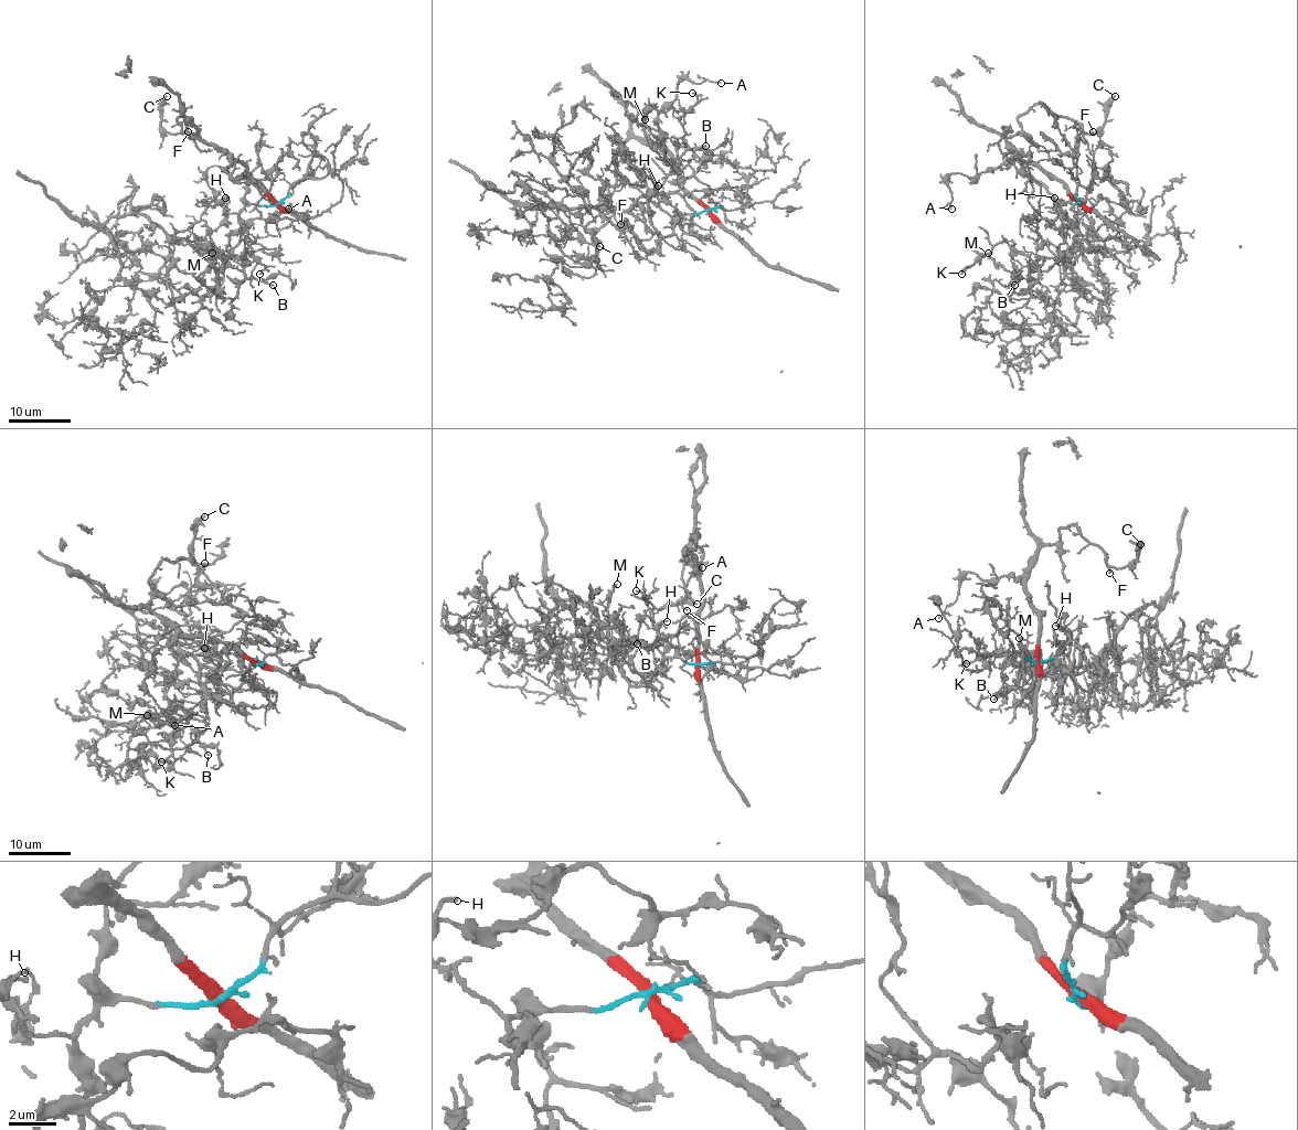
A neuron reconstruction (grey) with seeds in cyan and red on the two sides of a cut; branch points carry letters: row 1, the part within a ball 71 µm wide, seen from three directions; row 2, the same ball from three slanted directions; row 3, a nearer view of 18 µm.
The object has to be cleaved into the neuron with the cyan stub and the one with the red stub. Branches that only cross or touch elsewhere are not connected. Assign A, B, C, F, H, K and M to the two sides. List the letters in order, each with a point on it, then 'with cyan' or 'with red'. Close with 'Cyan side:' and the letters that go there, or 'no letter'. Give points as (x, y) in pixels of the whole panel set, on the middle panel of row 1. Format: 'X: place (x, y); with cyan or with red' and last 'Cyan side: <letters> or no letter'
A: place (721, 83); with red
B: place (705, 146); with cyan
C: place (599, 246); with red
F: place (620, 224); with red
H: place (658, 185); with cyan
K: place (692, 93); with cyan
M: place (645, 119); with cyan
Cyan side: B, H, K, M

